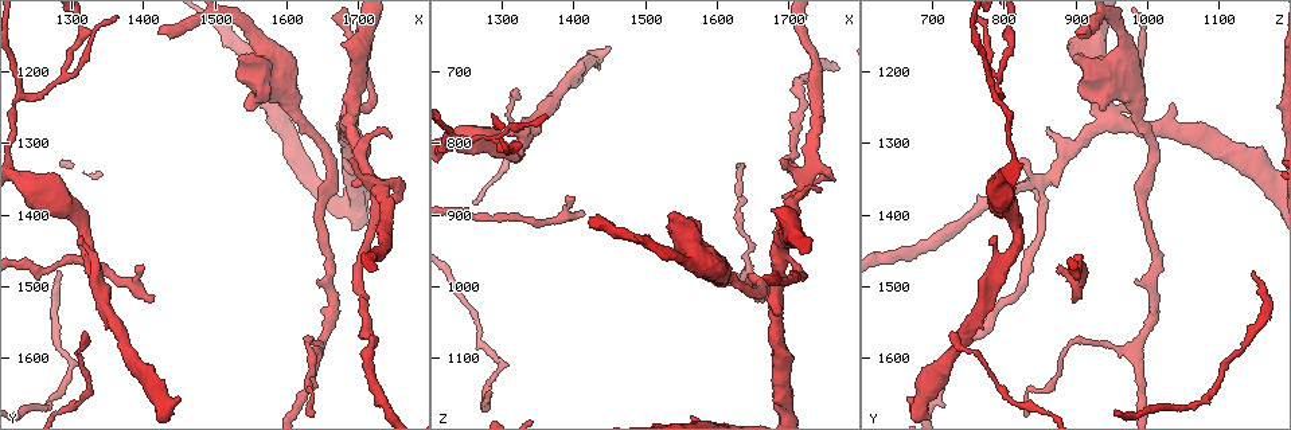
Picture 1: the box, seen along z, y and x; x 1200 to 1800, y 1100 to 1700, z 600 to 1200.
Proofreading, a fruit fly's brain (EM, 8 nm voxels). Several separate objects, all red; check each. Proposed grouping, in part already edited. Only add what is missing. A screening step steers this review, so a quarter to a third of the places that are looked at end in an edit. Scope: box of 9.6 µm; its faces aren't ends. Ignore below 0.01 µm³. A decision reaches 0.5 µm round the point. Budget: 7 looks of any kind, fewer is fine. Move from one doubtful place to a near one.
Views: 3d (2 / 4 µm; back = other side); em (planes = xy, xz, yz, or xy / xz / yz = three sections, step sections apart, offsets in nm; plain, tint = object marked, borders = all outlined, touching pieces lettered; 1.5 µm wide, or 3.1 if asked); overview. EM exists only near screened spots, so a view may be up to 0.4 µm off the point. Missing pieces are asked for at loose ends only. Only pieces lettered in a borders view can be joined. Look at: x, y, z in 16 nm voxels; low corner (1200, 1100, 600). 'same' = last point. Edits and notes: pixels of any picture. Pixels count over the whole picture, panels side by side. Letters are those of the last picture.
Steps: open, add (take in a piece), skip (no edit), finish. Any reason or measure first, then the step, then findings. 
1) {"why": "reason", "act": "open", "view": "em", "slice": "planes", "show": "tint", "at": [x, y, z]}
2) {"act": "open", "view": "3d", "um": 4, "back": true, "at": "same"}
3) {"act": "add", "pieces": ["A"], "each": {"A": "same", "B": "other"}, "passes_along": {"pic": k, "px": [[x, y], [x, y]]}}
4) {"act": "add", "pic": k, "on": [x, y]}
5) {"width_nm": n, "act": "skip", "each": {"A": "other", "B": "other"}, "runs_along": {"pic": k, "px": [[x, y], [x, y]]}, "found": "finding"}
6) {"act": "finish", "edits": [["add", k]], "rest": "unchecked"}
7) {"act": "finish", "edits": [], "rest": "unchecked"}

{"why": "free end", "act": "open", "view": "em", "slice": "xy", "step": 8, "show": "borders", "at": [1315, 1430, 790]}

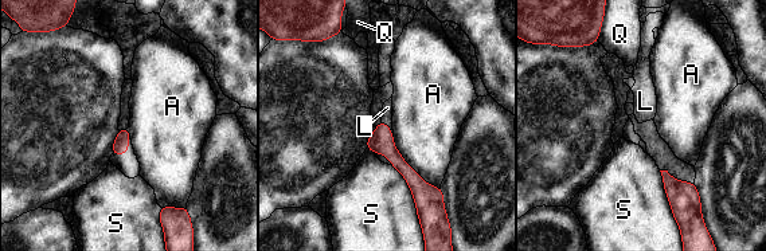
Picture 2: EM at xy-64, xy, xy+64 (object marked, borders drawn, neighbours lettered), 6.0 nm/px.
{"act": "open", "view": "em", "slice": "planes", "show": "borders", "at": "same"}

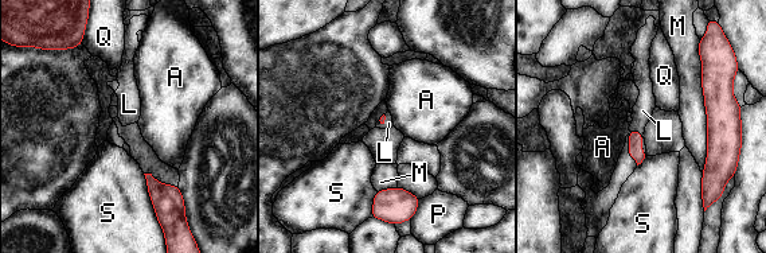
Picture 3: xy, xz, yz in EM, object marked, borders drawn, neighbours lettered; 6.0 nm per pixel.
{"act": "add", "pieces": ["L"], "each": {"A": "other", "L": "same", "M": "other", "P": "other", "Q": "other", "S": "other"}, "passes_along": {"pic": 3, "px": [[636, 152], [634, 129], [643, 111]]}, "found": "the neuron continues"}

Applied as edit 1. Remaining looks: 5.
{"why": "free end", "act": "open", "view": "em", "slice": "planes", "show": "plain", "at": [1545, 1180, 895]}

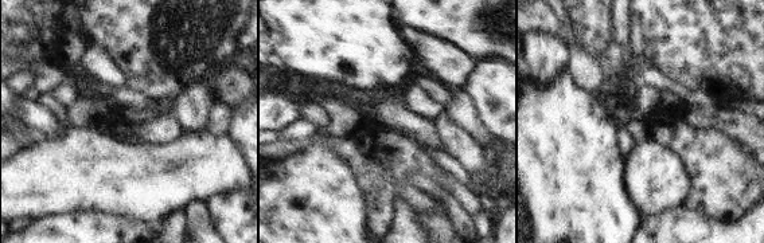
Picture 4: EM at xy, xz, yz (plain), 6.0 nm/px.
{"act": "open", "view": "em", "slice": "planes", "show": "borders", "at": "same"}

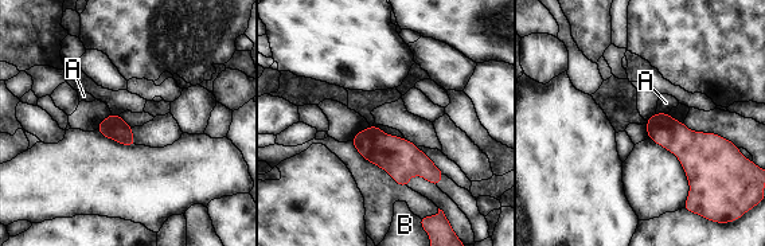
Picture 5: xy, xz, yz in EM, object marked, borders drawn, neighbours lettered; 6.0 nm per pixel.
{"act": "skip", "each": {"A": "other", "B": "other"}, "border": {"pic": 5, "px": [[656, 112], [667, 113]]}, "found": "no lettered piece goes on from it"}

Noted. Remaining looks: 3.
{"act": "finish", "edits": [["add", 3]], "rest": "unchecked"}

